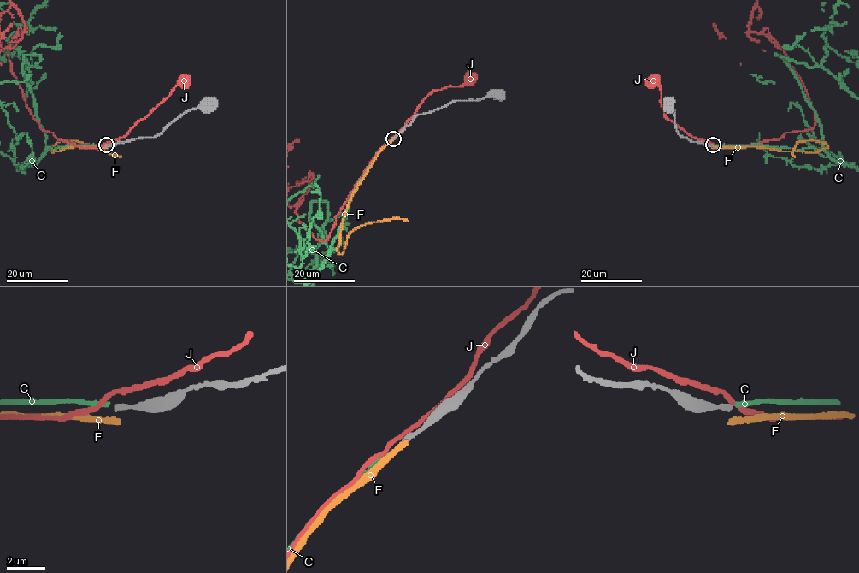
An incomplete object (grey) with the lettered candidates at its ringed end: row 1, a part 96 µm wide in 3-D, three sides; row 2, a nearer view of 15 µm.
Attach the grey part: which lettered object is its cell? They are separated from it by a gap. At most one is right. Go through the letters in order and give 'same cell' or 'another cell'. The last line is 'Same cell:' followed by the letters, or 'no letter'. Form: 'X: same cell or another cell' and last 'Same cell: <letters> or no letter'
C: same cell
F: another cell
J: another cell
Same cell: C

